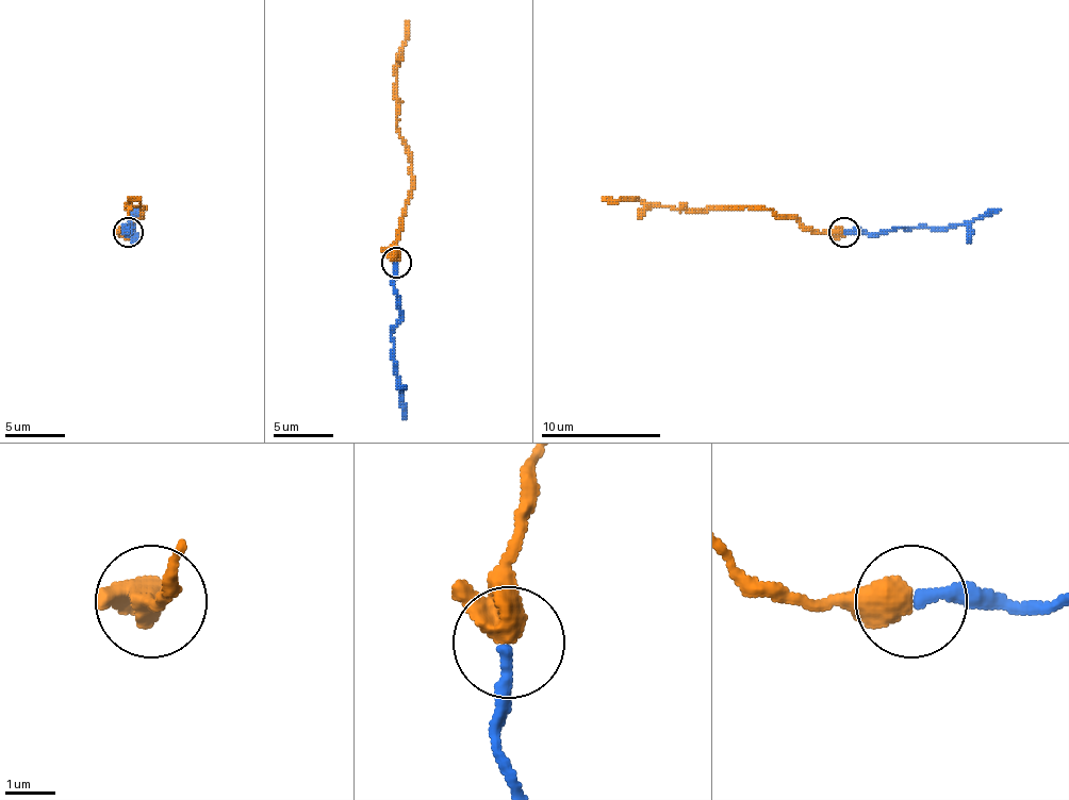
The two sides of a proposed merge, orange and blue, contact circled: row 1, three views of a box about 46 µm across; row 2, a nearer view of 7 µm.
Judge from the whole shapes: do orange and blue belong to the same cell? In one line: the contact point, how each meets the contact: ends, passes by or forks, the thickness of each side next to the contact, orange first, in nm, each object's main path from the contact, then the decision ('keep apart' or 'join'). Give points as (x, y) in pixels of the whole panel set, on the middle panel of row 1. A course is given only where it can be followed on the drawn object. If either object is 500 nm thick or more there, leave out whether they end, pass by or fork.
(396, 263) | orange passes by | blue ends | 480/280 nm | orange via (396, 263), (396, 230), (411, 188), (411, 152), (396, 126), (396, 56), (406, 42), (406, 21) | blue via (396, 263), (394, 293), (399, 317), (391, 335), (394, 370), (406, 418) | join

